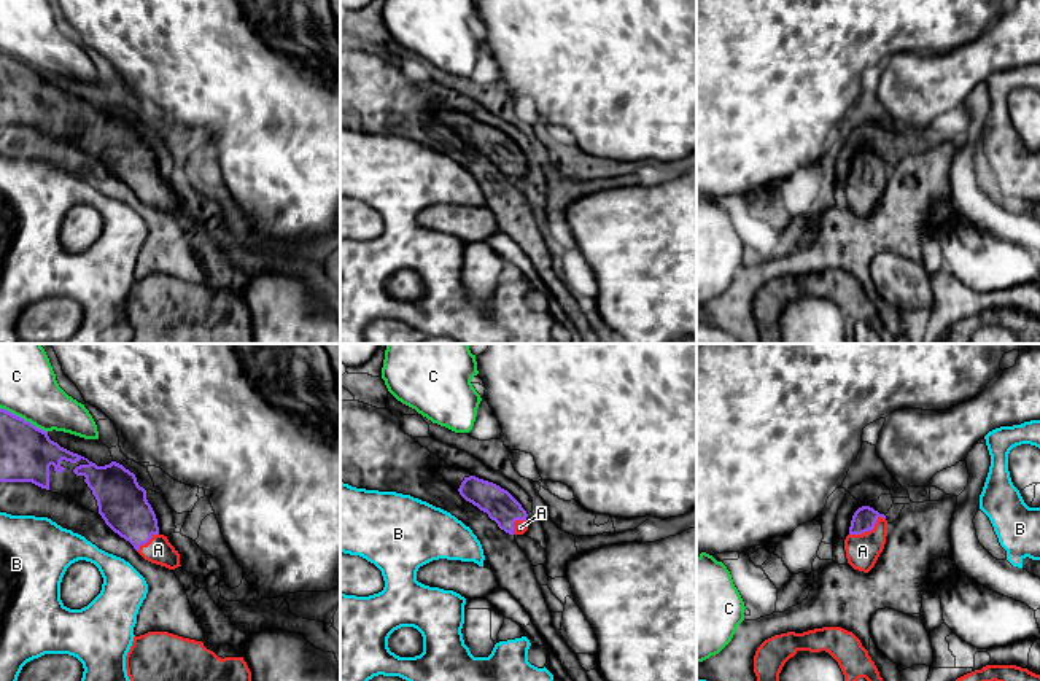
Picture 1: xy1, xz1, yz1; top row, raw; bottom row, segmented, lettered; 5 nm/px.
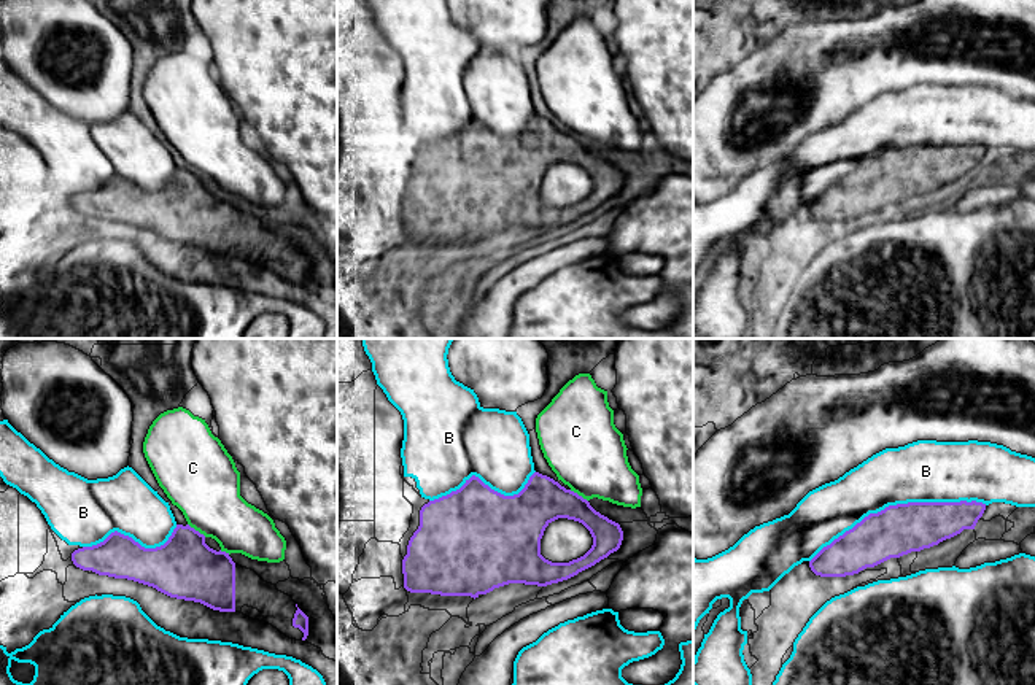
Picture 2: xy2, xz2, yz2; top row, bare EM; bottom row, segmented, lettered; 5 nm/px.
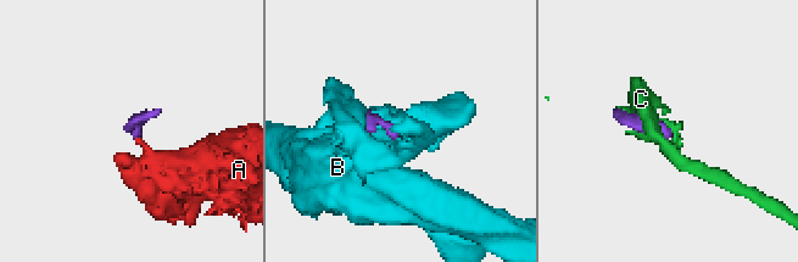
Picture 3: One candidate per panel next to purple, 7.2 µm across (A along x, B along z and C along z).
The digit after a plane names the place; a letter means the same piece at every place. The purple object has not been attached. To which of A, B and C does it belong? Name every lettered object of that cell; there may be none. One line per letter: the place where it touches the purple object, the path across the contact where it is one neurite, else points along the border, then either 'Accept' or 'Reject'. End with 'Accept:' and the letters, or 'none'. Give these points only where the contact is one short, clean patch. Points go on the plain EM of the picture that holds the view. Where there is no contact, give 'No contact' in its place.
A: Touches purple at yz1 (869, 174). Path across: yz1 (864, 163), (869, 174), (862, 194). Accept
B: Touches purple at yz2 (897, 148). Reject
C: Touches purple at xy1 (23, 62). Reject
Accept: A

